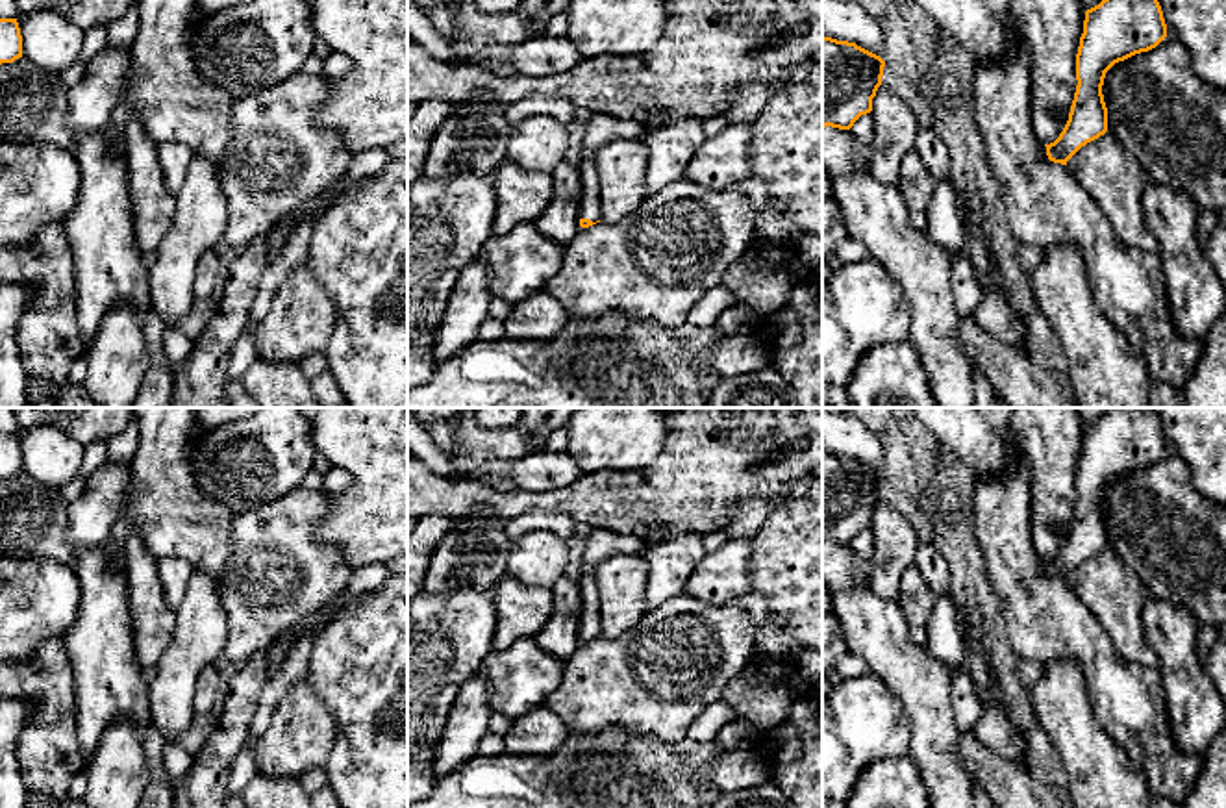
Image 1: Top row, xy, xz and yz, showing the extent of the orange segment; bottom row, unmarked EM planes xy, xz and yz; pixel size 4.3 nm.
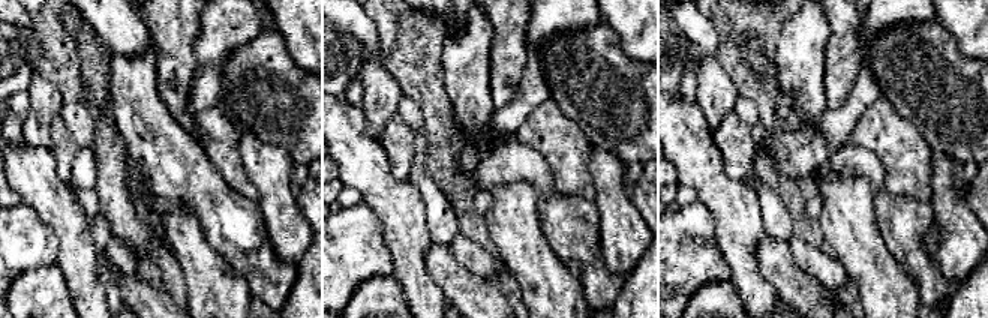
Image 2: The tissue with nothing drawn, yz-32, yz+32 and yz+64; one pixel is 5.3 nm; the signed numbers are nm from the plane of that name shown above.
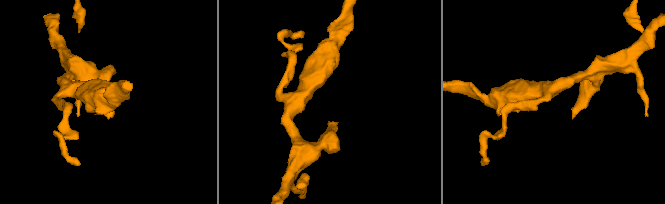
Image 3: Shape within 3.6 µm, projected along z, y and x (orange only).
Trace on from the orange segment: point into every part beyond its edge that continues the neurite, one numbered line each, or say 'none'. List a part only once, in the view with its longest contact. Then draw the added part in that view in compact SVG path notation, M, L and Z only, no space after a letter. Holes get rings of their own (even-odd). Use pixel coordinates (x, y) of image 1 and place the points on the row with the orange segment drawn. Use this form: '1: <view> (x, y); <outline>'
1: xz (602, 128); M596 113L587 122L587 132L583 139L582 161L580 161L580 219L589 219L593 222L600 221L600 180L594 167L594 152L598 146L613 139L641 139L644 126L633 119L620 119L613 115Z

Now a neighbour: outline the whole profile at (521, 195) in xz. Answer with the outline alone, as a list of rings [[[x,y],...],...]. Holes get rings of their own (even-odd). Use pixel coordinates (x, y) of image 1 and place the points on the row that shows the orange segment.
[[[506,159],[493,172],[496,215],[493,235],[507,234],[524,221],[537,221],[552,198],[552,174],[524,170]]]

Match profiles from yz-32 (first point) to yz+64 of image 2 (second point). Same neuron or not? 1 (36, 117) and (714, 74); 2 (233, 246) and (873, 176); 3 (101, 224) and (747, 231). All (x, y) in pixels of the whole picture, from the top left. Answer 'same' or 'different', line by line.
1: same
2: same
3: different

